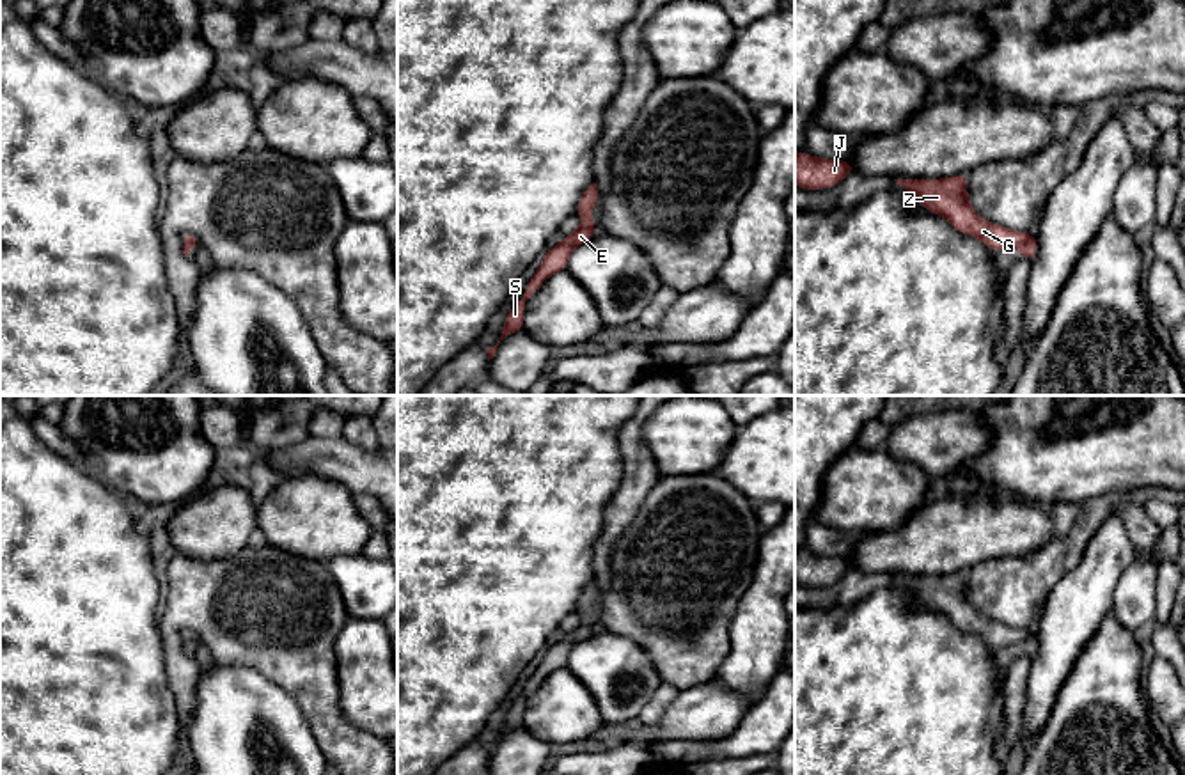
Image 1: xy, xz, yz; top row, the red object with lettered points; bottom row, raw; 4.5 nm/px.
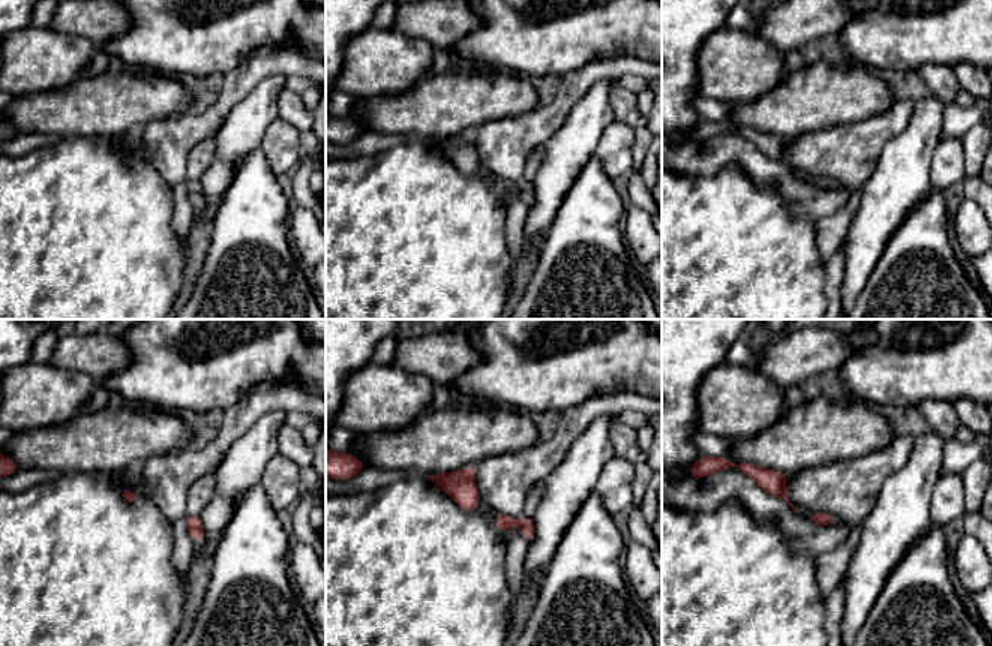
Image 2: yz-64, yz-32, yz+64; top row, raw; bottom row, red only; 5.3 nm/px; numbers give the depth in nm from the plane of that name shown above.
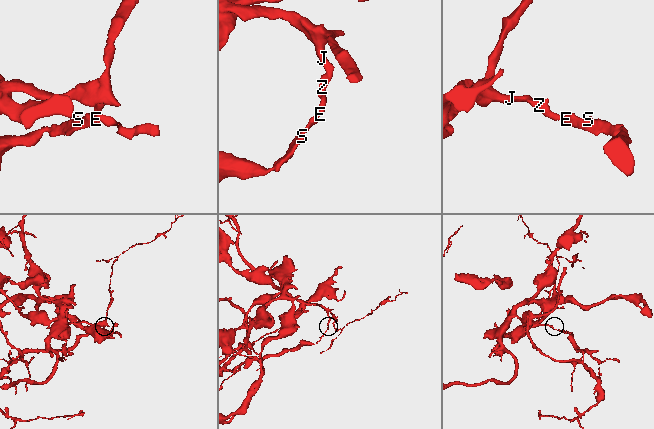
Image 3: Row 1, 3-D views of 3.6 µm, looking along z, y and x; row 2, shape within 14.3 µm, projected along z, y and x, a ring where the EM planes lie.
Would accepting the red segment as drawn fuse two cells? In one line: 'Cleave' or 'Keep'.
Cleave

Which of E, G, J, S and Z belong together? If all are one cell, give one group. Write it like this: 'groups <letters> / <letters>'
groups E S / G J Z

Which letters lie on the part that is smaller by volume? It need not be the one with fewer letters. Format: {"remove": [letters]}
{"remove": ["E", "S"]}

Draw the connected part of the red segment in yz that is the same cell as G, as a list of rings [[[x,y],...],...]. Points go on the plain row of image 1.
[[[967,571],[946,576],[894,576],[914,598],[944,614],[958,630],[979,635],[992,649],[1027,638],[1029,631],[1015,630],[976,612],[967,594]]]

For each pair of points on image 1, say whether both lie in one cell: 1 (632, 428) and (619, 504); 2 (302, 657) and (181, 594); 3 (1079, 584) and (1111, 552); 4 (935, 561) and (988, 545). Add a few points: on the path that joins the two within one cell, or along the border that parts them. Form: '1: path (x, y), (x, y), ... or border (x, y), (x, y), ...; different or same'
1: path (634, 447), (634, 485); same
2: path (272, 628), (249, 609), (211, 598); same
3: path (1086, 577), (1104, 559); same
4: path (948, 548), (951, 545), (976, 545); same

